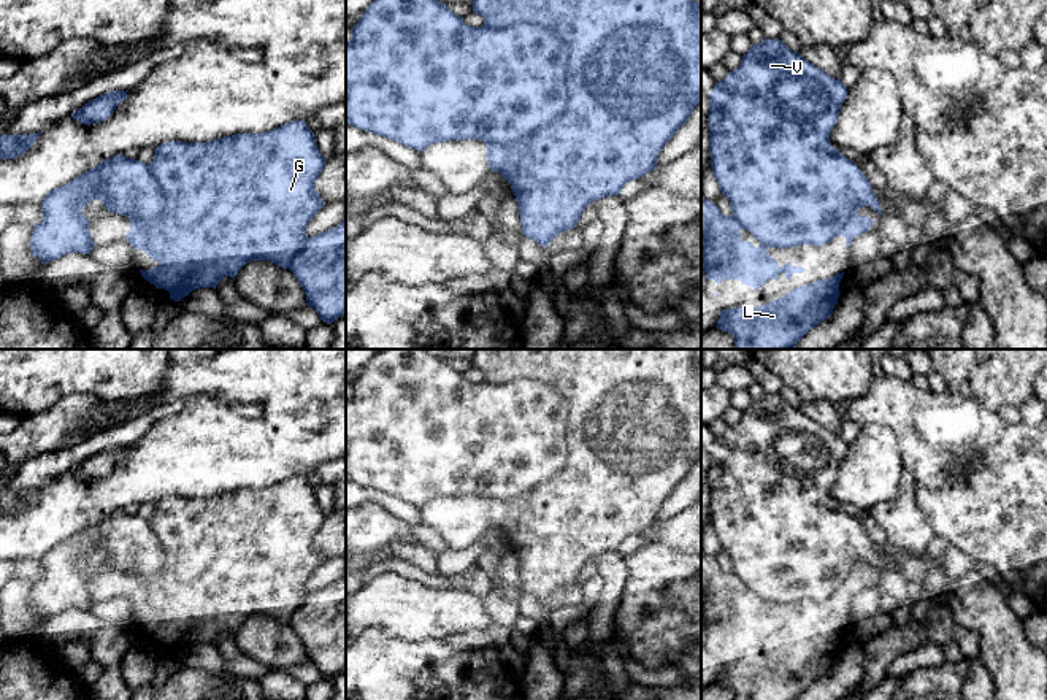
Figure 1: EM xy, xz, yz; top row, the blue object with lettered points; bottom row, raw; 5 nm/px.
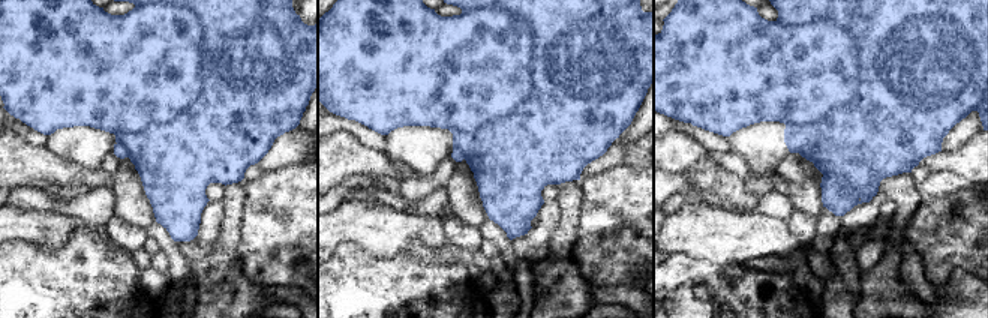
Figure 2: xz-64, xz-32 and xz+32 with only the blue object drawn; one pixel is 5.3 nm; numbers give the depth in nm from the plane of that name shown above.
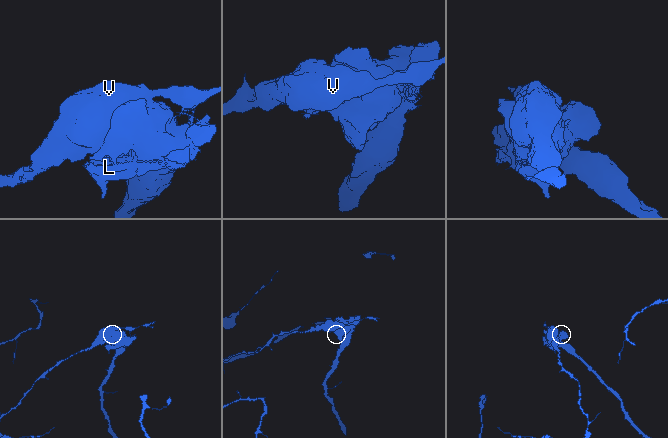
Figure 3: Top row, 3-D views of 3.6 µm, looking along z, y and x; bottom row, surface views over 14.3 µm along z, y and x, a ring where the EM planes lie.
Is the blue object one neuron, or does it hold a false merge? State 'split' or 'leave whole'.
split

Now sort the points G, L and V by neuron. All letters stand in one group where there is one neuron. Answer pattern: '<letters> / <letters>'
G L / V

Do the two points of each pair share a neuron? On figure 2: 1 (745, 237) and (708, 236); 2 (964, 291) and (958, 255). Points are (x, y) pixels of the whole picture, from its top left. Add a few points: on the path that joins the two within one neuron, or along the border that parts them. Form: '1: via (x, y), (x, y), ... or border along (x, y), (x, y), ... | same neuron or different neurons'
1: via (736, 236), (717, 236) | same neuron
2: border along (972, 270), (955, 269), (937, 288) | different neurons

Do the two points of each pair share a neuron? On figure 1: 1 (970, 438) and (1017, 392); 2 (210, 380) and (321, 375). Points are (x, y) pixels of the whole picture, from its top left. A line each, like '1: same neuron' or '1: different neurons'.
1: different neurons
2: same neuron

